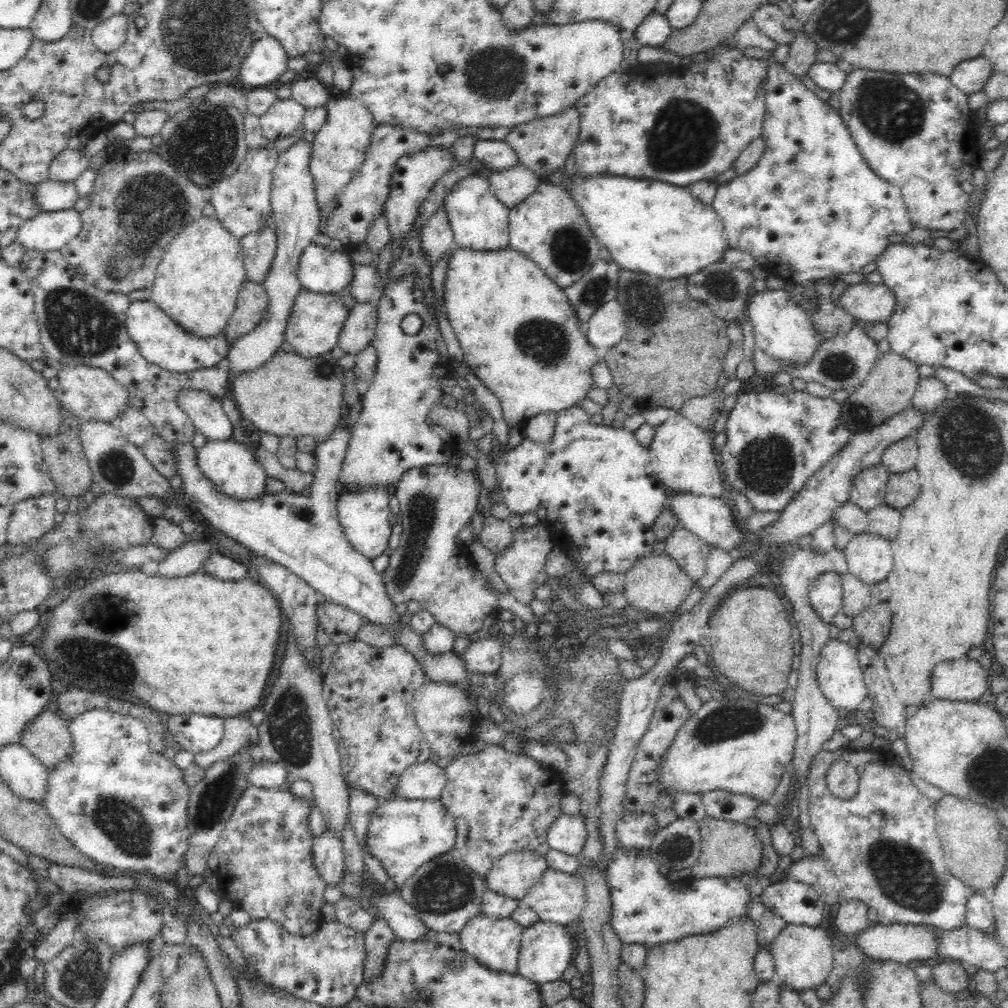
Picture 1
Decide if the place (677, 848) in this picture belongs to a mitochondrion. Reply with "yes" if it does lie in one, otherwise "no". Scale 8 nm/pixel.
yes

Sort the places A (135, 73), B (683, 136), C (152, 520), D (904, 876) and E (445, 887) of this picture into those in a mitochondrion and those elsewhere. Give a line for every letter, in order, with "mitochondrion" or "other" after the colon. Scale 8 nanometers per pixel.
A: other
B: mitochondrion
C: other
D: mitochondrion
E: mitochondrion

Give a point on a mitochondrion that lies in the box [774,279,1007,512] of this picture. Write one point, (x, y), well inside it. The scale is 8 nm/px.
(969, 440)

